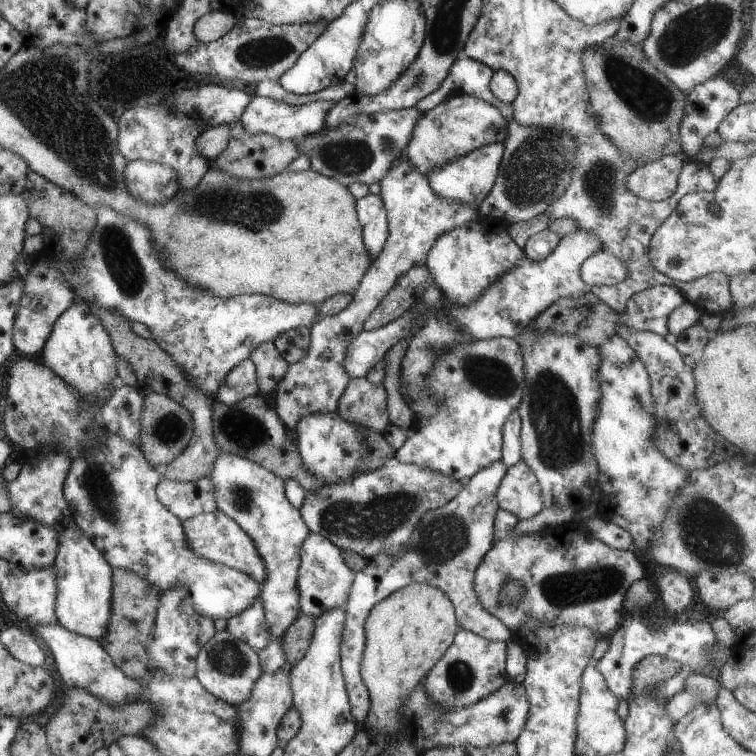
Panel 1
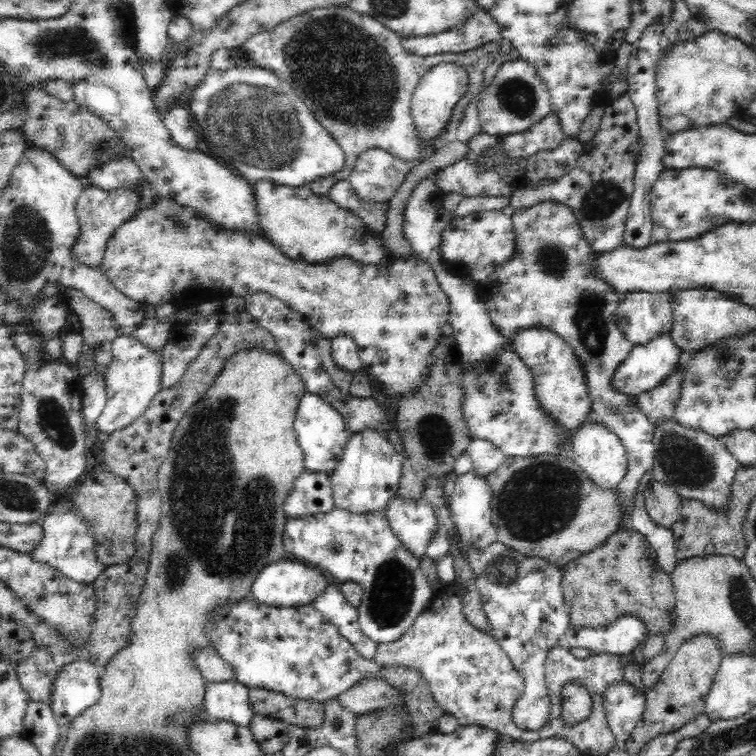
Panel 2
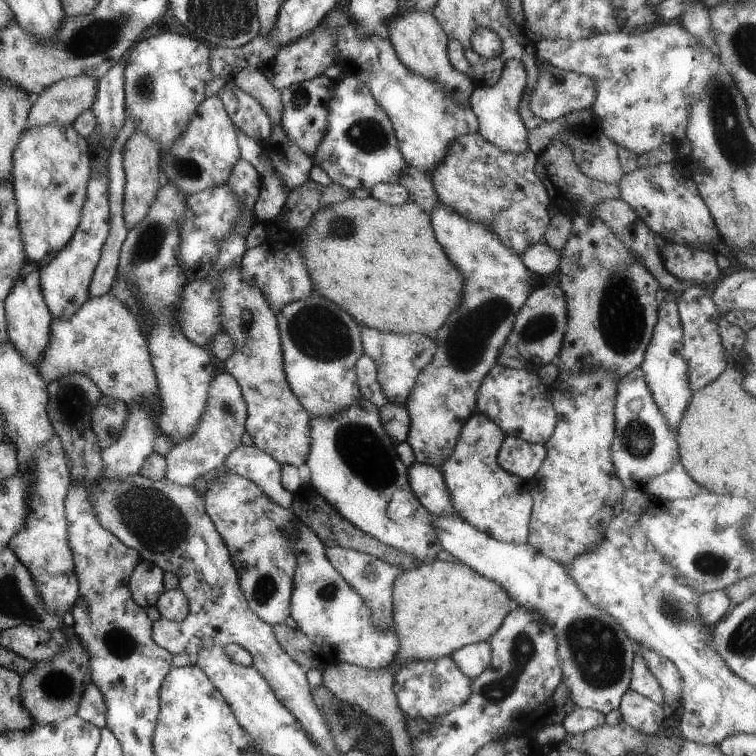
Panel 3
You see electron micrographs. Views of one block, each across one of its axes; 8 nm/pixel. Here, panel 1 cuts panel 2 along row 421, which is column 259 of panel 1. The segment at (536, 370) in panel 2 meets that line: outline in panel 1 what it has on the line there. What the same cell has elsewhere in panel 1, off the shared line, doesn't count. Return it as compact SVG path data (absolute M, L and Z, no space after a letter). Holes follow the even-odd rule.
M219 511L210 513L199 513L187 520L182 521L183 534L189 550L193 550L199 558L211 560L215 564L222 564L229 568L243 572L251 576L253 582L261 585L265 578L265 567L263 561L255 550L255 544L238 524L231 518Z

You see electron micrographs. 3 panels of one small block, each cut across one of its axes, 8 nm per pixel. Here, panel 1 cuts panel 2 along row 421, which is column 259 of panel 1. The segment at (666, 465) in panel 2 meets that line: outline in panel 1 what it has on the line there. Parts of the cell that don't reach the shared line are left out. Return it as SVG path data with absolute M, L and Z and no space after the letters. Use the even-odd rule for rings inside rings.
M226 629L215 631L215 634L201 646L195 657L195 678L203 688L224 703L237 706L249 696L253 682L259 678L261 668L255 651L244 642L238 641Z

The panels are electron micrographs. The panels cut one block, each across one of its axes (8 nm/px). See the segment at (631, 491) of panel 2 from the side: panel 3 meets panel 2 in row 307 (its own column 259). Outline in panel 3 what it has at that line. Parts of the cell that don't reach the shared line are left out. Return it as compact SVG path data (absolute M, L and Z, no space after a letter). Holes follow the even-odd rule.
M216 471L202 497L205 512L229 551L247 606L263 622L281 624L290 616L294 558L287 548L287 540L298 524L294 512L273 502L254 482L229 471Z

